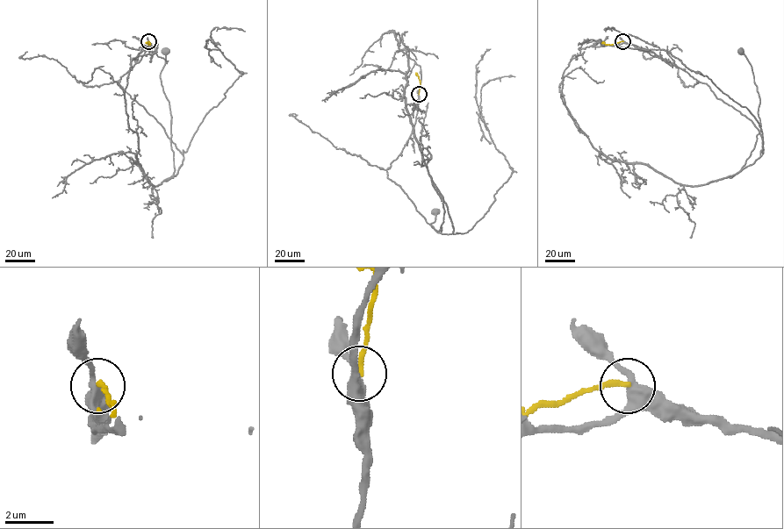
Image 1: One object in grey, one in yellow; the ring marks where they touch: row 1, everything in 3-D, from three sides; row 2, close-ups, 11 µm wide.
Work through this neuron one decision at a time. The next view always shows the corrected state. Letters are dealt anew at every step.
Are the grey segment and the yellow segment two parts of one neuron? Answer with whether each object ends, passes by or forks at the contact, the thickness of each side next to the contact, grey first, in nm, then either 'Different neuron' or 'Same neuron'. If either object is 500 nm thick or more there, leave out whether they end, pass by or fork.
At the ring grey forks. At the ring yellow ends. Thickness 320 nm (grey) against 220 nm. Different neuron

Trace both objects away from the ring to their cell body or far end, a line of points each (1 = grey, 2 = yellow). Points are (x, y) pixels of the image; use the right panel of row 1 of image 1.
1: (622, 41), (706, 83), (758, 129), (762, 154), (712, 182), (740, 170), (760, 130), (758, 95), (741, 51)
2: (622, 41), (609, 44), (601, 42)

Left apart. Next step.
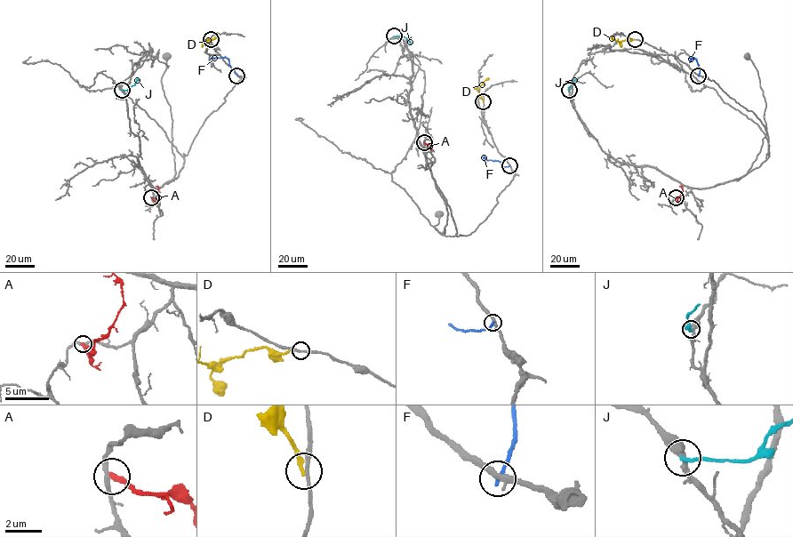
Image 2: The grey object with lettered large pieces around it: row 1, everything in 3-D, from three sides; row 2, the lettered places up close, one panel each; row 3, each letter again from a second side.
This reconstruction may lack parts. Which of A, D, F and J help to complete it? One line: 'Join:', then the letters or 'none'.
Join: none

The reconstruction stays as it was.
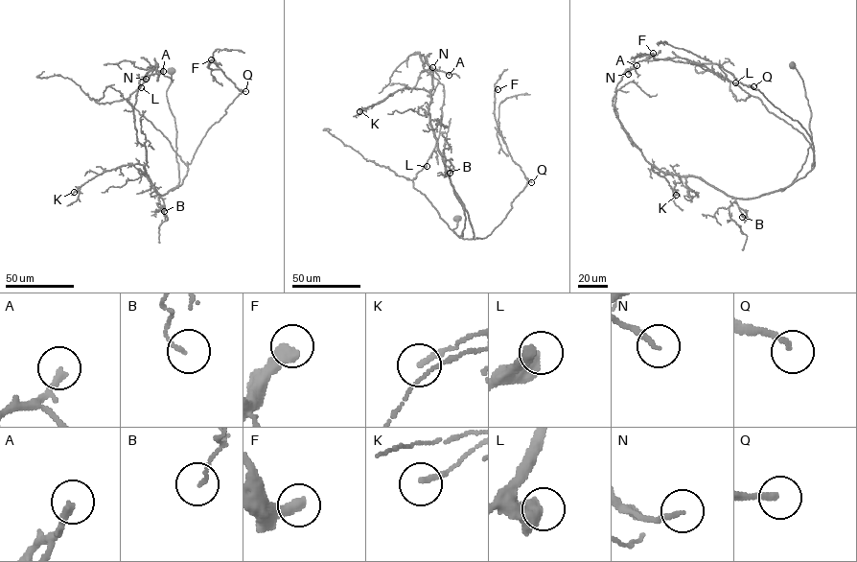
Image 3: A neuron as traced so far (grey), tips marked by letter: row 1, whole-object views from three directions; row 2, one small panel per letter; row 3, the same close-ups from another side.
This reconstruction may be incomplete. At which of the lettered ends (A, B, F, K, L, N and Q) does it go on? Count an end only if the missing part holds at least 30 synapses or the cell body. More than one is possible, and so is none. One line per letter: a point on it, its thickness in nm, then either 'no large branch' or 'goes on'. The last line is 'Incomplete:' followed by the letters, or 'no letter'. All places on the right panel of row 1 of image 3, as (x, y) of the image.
A: place (636, 65); calibre 190 nm; no large branch
B: place (742, 217); calibre 110 nm; no large branch
F: place (653, 53); calibre 460 nm; goes on
K: place (676, 195); calibre 190 nm; no large branch
L: place (735, 82); calibre 550 nm; no large branch
N: place (628, 74); calibre 170 nm; no large branch
Q: place (753, 86); calibre 180 nm; goes on
Incomplete: F, Q

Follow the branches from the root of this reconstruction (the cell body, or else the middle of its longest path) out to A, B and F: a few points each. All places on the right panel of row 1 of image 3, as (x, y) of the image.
A: (792, 65), (811, 114), (806, 160), (783, 190), (746, 199), (646, 160), (614, 107), (617, 83), (636, 65)
B: (792, 65), (802, 81), (810, 109), (812, 144), (801, 169), (783, 190), (752, 199), (735, 199), (742, 217)
F: (792, 65), (812, 143), (793, 182), (764, 195), (811, 170), (807, 131), (717, 64), (653, 53)

